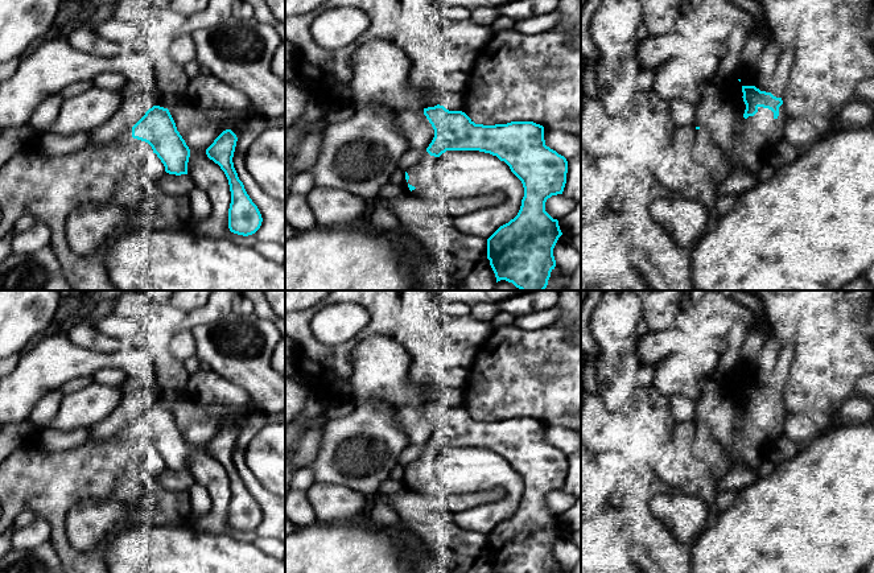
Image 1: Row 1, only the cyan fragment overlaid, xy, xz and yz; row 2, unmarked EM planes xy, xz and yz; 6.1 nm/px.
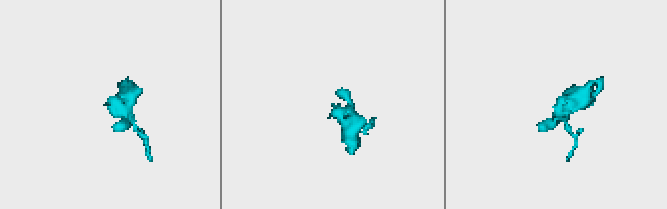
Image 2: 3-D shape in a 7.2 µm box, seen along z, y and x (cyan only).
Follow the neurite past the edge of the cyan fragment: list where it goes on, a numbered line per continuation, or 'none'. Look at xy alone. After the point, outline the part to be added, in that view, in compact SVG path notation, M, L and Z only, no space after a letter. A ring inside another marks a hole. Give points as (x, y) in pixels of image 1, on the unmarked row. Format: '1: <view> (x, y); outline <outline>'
1: xy (32, 478); outline M132 422L115 437L88 441L66 452L49 452L37 437L15 450L0 463L0 535L8 529L22 511L33 511L51 525L51 543L62 562L65 573L108 573L106 548L96 547L87 552L75 549L67 537L67 514L70 508L86 499L102 499L137 506L148 494L136 482L124 477L128 466L137 466L153 448L152 442L132 433Z

